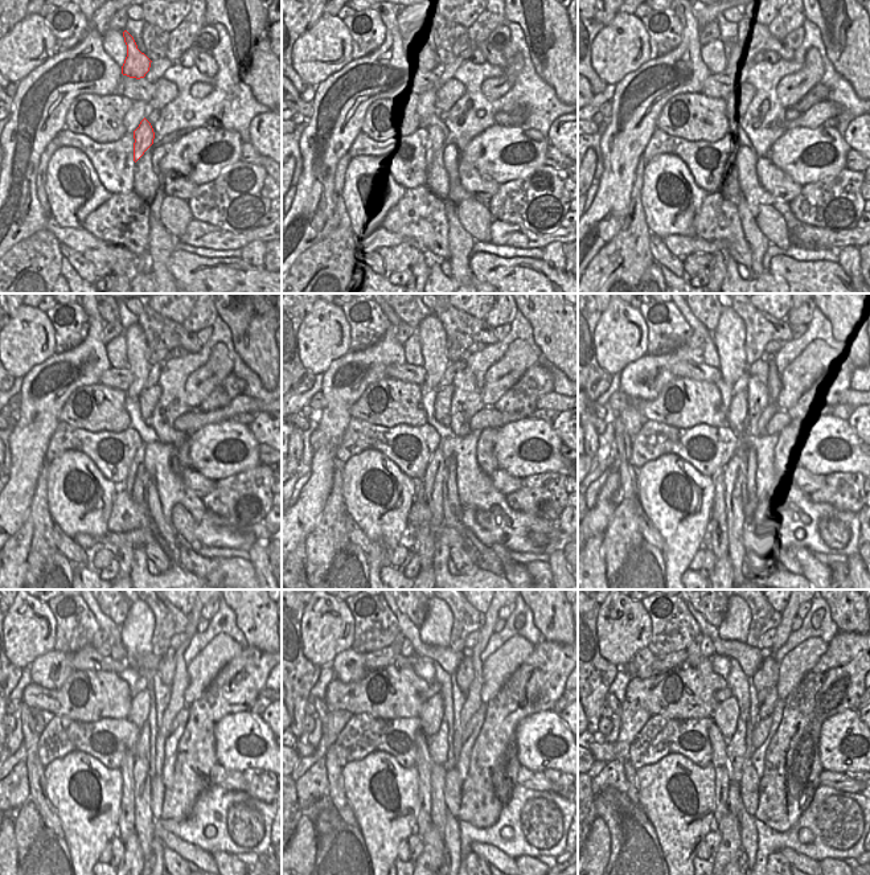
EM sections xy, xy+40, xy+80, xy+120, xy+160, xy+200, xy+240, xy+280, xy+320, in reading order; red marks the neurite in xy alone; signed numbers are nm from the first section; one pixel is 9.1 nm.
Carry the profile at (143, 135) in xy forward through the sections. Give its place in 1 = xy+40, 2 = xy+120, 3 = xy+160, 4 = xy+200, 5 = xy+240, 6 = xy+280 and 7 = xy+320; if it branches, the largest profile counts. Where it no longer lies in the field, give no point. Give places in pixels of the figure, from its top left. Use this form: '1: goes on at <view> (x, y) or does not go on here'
1: goes on at xy+40 (435, 132)
2: goes on at xy+120 (136, 484)
3: goes on at xy+160 (435, 476)
4: goes on at xy+200 (735, 496)
5: goes on at xy+240 (144, 822)
6: goes on at xy+280 (439, 810)
7: goes on at xy+320 (734, 801)

